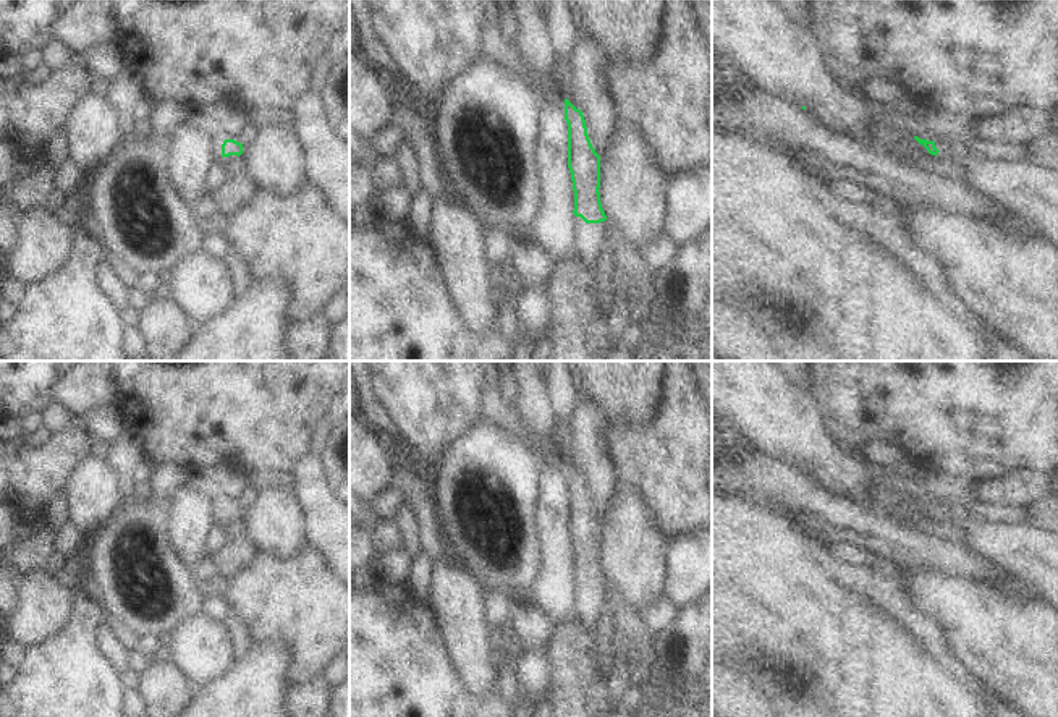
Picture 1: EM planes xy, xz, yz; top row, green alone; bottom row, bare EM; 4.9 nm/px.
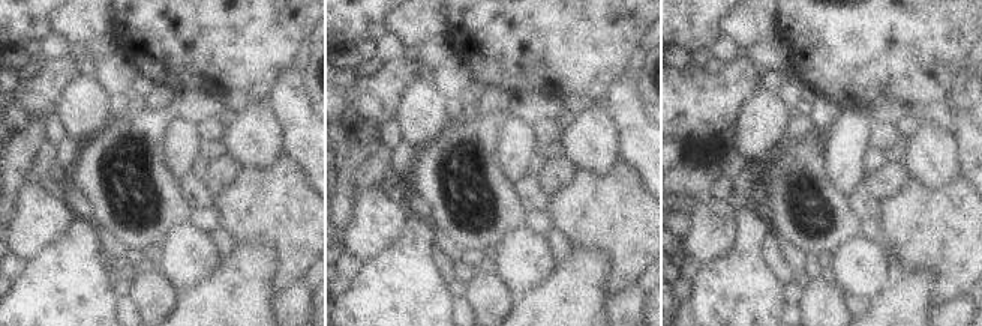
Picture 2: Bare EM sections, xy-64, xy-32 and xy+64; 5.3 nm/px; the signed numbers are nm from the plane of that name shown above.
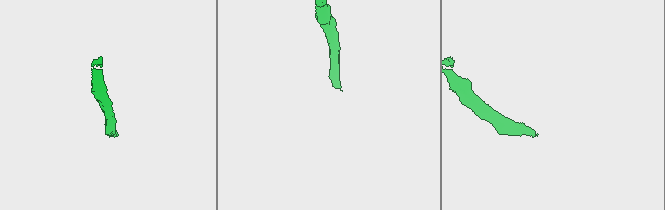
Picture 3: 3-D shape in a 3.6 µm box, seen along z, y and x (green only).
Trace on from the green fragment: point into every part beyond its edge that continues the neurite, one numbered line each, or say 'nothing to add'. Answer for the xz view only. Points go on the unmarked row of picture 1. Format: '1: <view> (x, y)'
1: xz (589, 601)

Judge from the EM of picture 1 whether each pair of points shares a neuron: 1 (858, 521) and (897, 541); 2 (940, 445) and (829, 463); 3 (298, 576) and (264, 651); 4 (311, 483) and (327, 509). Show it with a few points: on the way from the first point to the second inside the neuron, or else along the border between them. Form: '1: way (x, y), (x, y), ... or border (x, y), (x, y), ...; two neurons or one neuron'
1: way (867, 530), (887, 536); one neuron
2: border (851, 447), (859, 449); two neurons
3: border (253, 636), (279, 636), (285, 643), (285, 674); two neurons
4: way (311, 489), (321, 502); one neuron

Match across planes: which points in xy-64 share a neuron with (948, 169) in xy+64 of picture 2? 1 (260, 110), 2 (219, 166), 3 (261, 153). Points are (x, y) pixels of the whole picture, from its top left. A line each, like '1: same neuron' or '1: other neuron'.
1: same neuron
2: other neuron
3: same neuron

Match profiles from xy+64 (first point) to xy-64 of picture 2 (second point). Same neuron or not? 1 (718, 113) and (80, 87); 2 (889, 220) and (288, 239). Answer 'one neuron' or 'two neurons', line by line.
1: two neurons
2: one neuron

